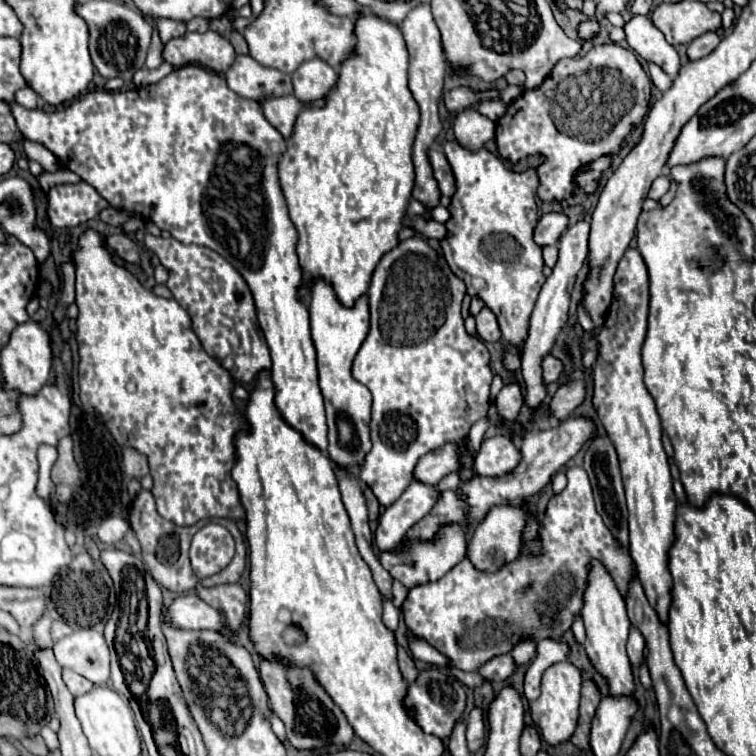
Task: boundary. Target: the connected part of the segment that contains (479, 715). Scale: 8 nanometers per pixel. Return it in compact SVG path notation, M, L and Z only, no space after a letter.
M475 706L467 722L467 744L469 752L477 752L485 744L485 710Z

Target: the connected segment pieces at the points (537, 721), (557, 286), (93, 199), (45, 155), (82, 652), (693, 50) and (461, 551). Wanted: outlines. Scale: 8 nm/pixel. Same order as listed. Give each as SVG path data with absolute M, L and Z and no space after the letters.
M555 662L541 678L541 694L529 702L529 714L533 726L549 746L567 742L579 724L579 700L581 700L581 670L571 662Z
M577 222L565 230L565 234L559 240L559 262L553 268L553 274L547 278L543 284L533 316L531 316L531 328L529 328L529 338L523 348L523 364L521 364L521 374L525 382L525 398L527 404L535 410L545 408L545 398L547 398L547 388L541 382L541 360L549 354L549 350L555 344L555 338L563 330L567 316L569 316L569 304L571 304L571 290L577 278L577 272L583 268L585 258L587 258L587 240L589 240L589 224L587 222Z
M83 180L75 184L57 184L47 194L47 218L55 228L89 222L107 206L107 200L103 200L103 196Z
M23 140L23 150L25 150L27 158L39 162L43 166L43 170L47 170L47 172L55 172L61 166L59 158L49 148L45 148L43 144L37 144L37 142L31 142L31 140Z
M79 630L65 636L53 646L55 658L63 668L69 668L93 684L109 680L109 648L103 634L95 630Z
M707 32L699 38L695 38L689 46L687 46L687 58L689 60L699 60L707 54L711 54L715 50L715 46L719 44L719 36L715 32Z
M443 524L437 534L431 540L415 540L405 538L397 550L381 552L379 560L383 568L399 582L403 582L407 588L413 588L417 584L427 584L439 580L443 574L447 574L457 562L461 562L467 554L467 538L459 524Z

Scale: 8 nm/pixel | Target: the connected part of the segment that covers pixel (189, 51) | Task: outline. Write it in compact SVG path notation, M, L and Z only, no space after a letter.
M187 32L169 40L163 46L163 60L175 68L187 64L201 64L215 72L227 72L235 62L235 50L219 32Z

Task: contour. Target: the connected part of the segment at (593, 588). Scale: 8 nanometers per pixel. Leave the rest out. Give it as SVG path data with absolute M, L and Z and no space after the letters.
M593 562L593 572L589 574L589 586L585 590L583 624L587 630L585 654L587 654L589 662L593 664L595 672L607 680L607 694L613 698L633 696L637 690L637 682L635 682L633 668L631 668L631 662L625 652L631 624L627 618L625 602L623 602L621 594L617 592L615 582L611 580L611 576L605 572L605 568L599 562Z

